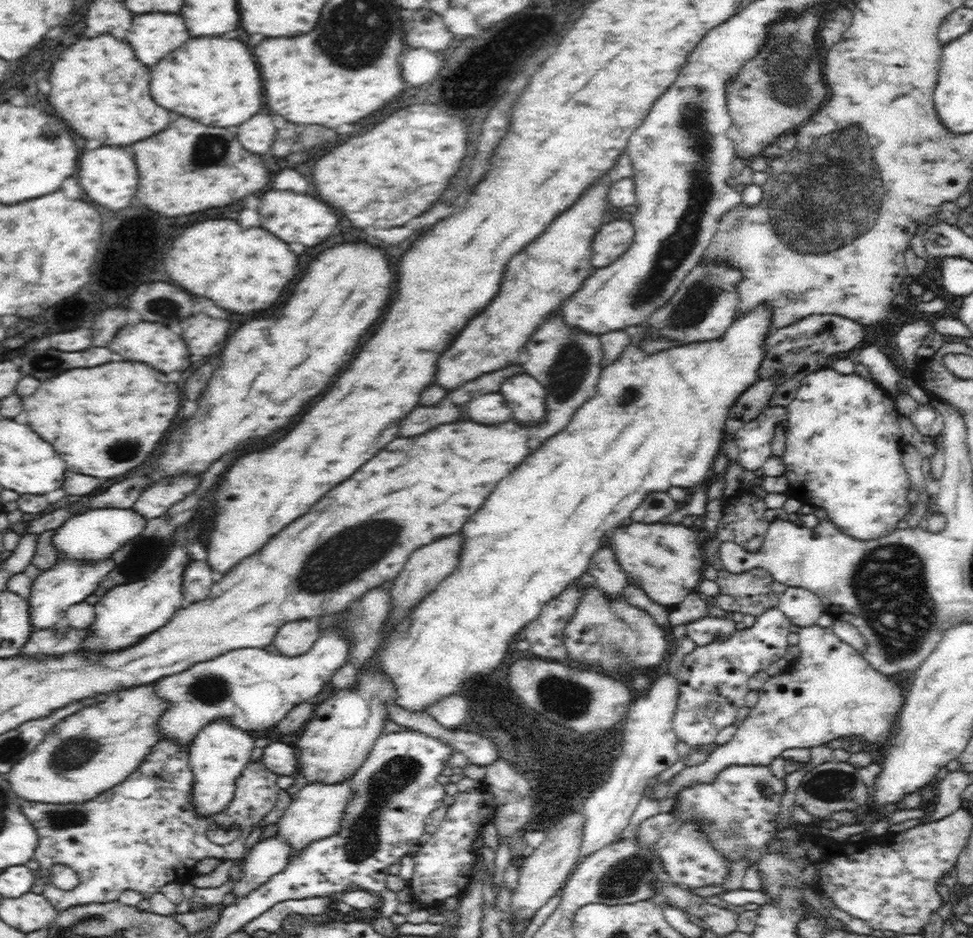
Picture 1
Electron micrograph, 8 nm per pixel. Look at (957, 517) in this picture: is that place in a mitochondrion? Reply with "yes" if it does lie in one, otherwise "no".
no

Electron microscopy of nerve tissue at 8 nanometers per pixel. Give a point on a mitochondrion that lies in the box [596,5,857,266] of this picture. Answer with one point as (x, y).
(786, 75)

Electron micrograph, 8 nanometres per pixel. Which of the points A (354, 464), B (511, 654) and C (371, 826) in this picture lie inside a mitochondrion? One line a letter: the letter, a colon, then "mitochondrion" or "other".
A: other
B: other
C: mitochondrion

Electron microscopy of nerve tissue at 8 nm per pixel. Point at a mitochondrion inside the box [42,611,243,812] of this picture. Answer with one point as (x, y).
(74, 752)

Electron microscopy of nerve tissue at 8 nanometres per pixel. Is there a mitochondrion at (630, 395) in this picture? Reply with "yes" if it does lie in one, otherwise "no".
yes

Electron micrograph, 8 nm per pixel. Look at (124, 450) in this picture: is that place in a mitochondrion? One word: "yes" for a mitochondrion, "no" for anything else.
yes

